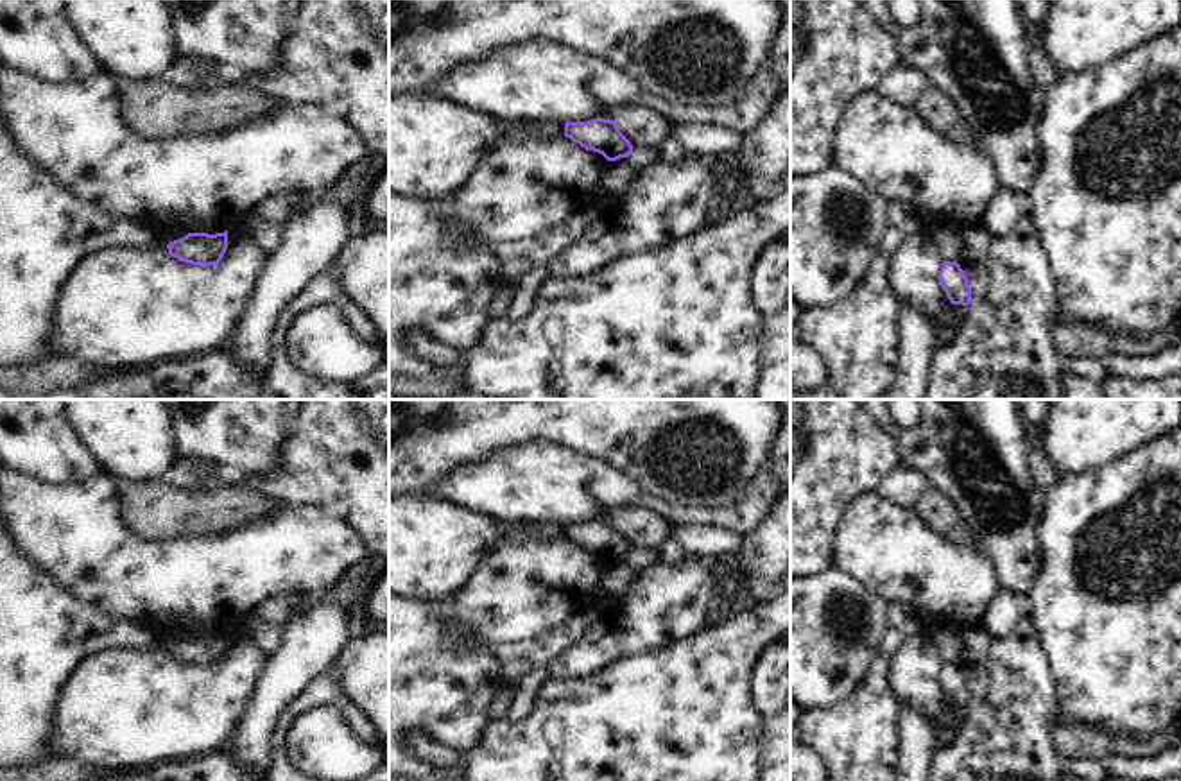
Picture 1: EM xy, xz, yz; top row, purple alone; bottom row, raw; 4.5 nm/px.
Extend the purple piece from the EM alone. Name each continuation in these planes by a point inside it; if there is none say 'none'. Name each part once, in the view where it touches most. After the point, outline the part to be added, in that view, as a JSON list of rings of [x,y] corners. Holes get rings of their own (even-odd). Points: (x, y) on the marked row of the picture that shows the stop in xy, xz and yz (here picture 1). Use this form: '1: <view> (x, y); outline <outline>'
none

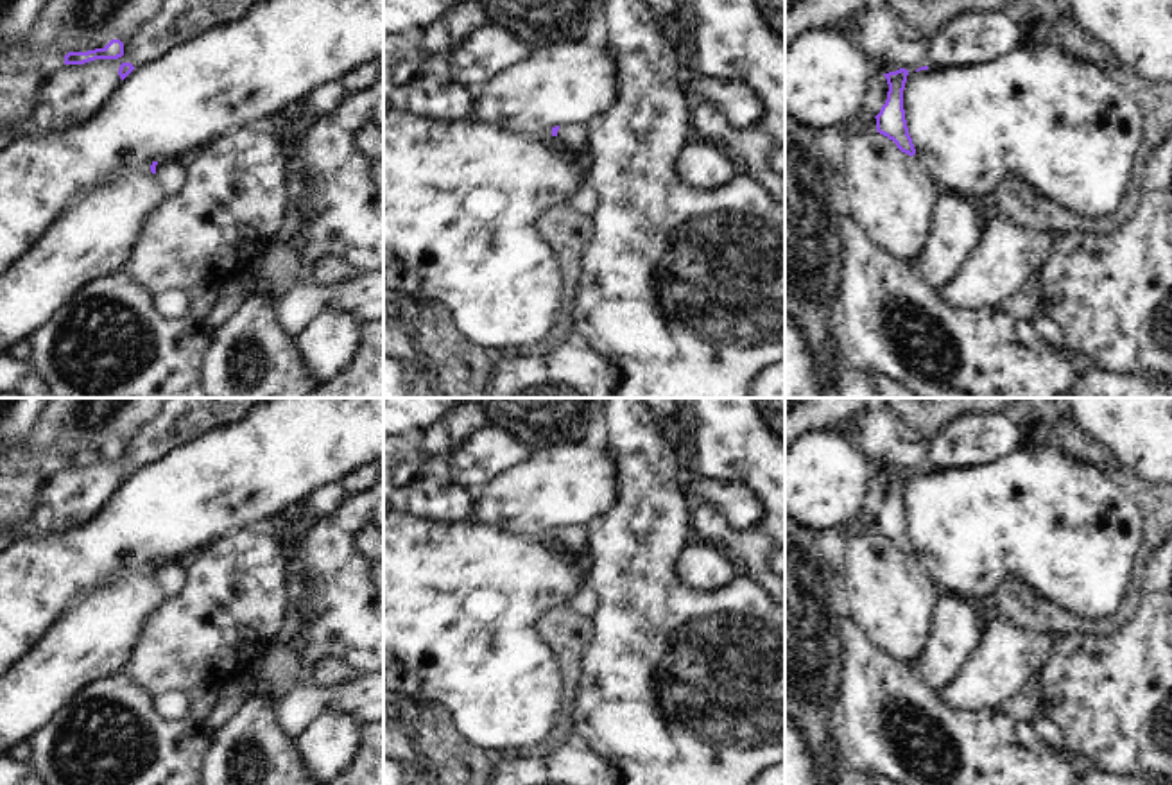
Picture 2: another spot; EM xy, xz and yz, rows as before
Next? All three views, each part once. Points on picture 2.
1: xy (171, 174); outline [[[158,161],[156,179],[167,199],[174,197],[185,183],[185,161]]]

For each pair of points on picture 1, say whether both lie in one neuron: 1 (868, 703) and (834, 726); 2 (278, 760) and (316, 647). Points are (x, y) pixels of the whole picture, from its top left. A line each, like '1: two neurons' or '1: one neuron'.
1: one neuron
2: two neurons

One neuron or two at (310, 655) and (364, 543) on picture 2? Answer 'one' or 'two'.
two

